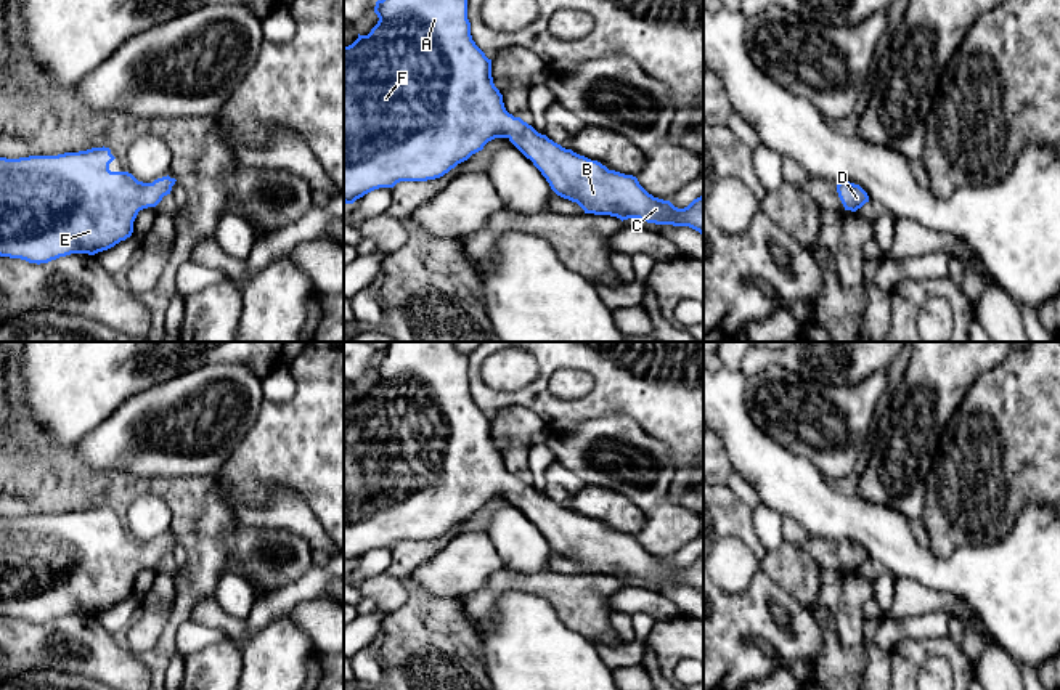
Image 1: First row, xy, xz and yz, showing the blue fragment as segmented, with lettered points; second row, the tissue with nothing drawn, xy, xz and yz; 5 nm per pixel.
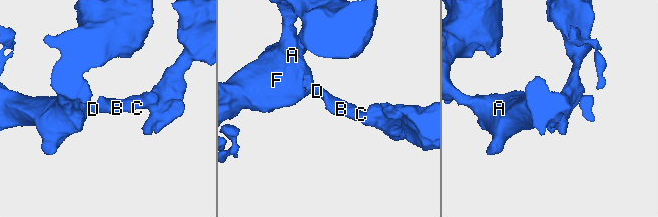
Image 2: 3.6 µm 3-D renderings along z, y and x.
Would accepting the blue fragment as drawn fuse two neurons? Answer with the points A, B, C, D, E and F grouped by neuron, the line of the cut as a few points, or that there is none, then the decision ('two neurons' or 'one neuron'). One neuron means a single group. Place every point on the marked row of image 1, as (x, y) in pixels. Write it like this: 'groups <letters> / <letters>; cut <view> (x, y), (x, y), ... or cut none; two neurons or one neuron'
groups A B C D E F; cut none; one neuron

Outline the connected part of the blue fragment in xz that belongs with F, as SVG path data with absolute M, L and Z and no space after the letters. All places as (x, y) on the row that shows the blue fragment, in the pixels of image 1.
M377 0L374 13L379 21L371 29L368 35L360 35L358 39L344 47L344 202L353 204L365 194L379 188L393 188L400 181L427 181L435 180L448 173L458 164L467 160L472 154L483 149L483 146L495 138L508 138L533 165L541 172L541 175L549 183L551 189L572 202L577 202L585 213L594 215L610 215L622 221L628 218L639 218L647 223L655 225L673 225L673 226L689 226L703 236L703 196L694 199L687 207L678 209L670 201L663 201L649 194L633 175L625 175L615 170L609 170L597 160L591 160L585 156L565 149L561 144L549 140L546 135L538 133L532 125L524 122L520 117L509 114L503 103L503 95L493 83L491 77L491 59L475 45L471 35L471 22L467 19L467 0Z

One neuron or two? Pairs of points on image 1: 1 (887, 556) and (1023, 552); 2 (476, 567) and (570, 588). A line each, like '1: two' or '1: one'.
1: one
2: two

